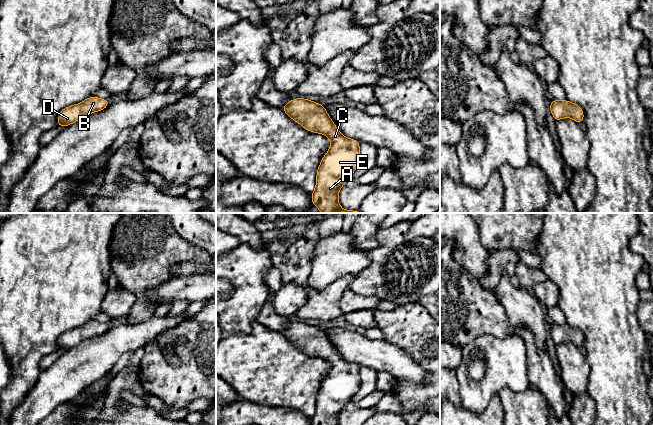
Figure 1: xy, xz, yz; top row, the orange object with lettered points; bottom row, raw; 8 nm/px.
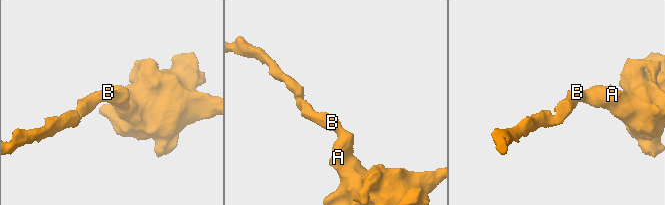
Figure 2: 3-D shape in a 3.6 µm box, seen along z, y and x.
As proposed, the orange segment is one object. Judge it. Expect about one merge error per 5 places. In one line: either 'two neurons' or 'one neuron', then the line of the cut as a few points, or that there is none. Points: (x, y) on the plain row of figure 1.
one neuron; no cut

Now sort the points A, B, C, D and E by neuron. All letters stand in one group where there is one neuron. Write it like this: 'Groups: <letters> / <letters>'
Groups: A B C D E

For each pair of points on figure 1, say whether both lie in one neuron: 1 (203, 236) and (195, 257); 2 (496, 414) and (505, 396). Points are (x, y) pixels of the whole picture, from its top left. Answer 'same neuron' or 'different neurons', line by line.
1: different neurons
2: different neurons

